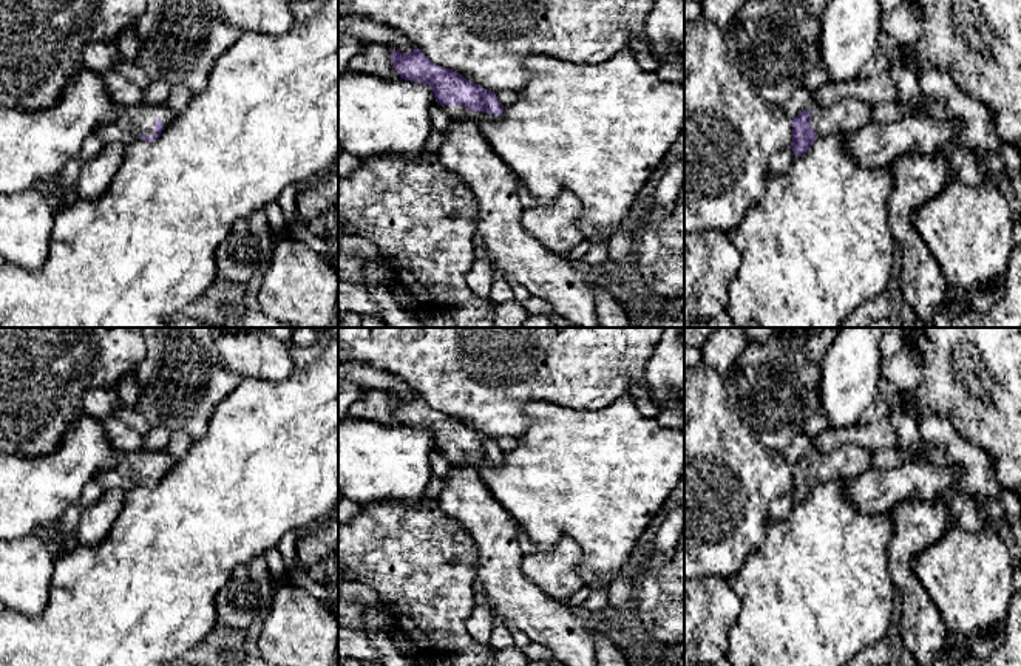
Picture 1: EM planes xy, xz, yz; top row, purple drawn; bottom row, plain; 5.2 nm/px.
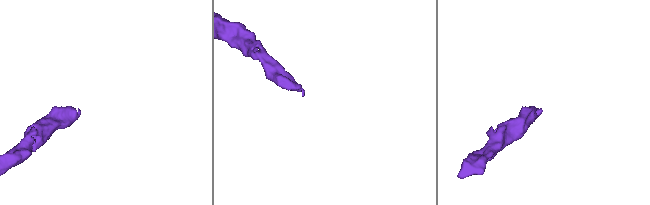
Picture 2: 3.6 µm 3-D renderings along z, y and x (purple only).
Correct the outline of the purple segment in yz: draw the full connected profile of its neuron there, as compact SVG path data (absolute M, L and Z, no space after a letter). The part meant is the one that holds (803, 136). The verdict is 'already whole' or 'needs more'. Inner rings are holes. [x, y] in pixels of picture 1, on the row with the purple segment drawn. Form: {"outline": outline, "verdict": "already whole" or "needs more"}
{"outline": "M843 97L834 105L812 105L792 117L792 151L805 155L811 145L834 133L853 133L871 121L873 107L854 99Z", "verdict": "needs more"}

